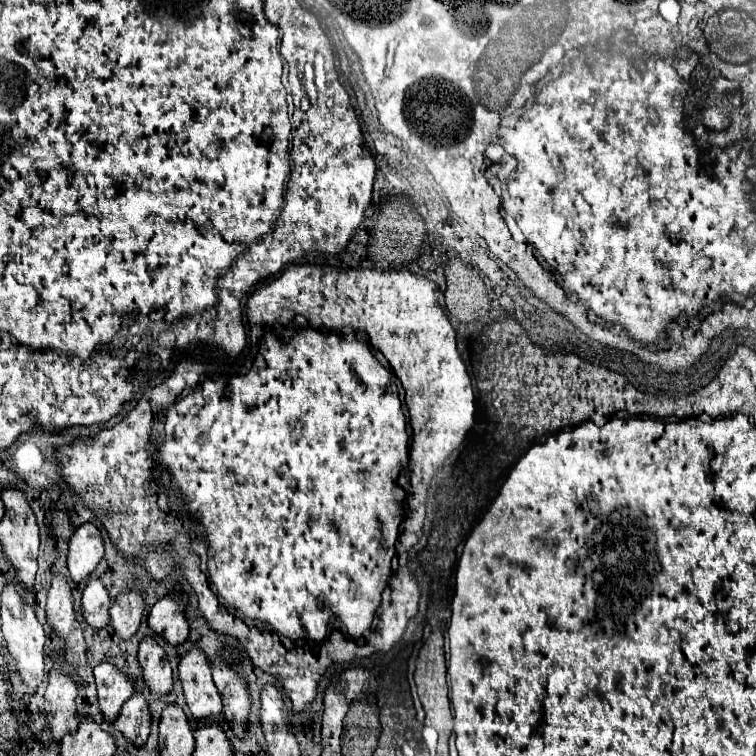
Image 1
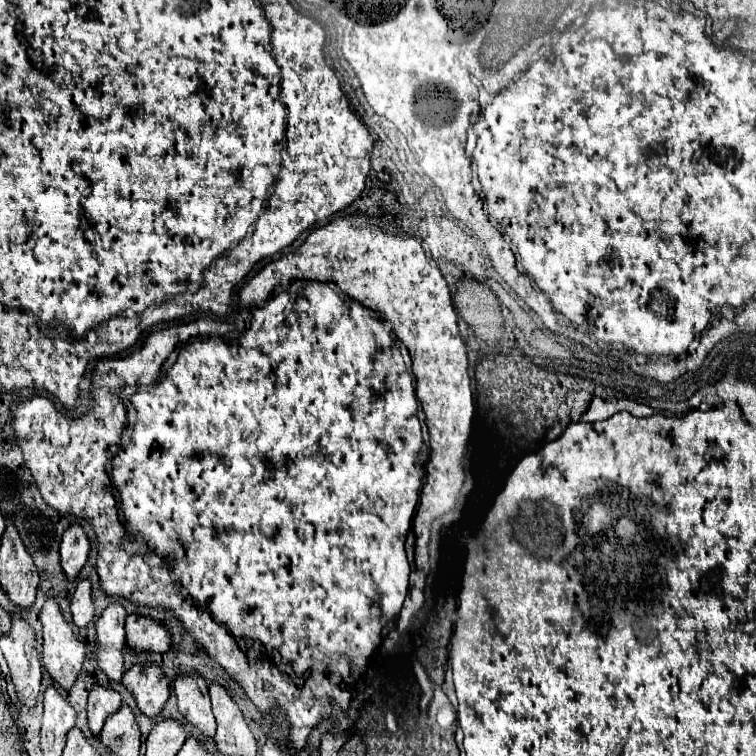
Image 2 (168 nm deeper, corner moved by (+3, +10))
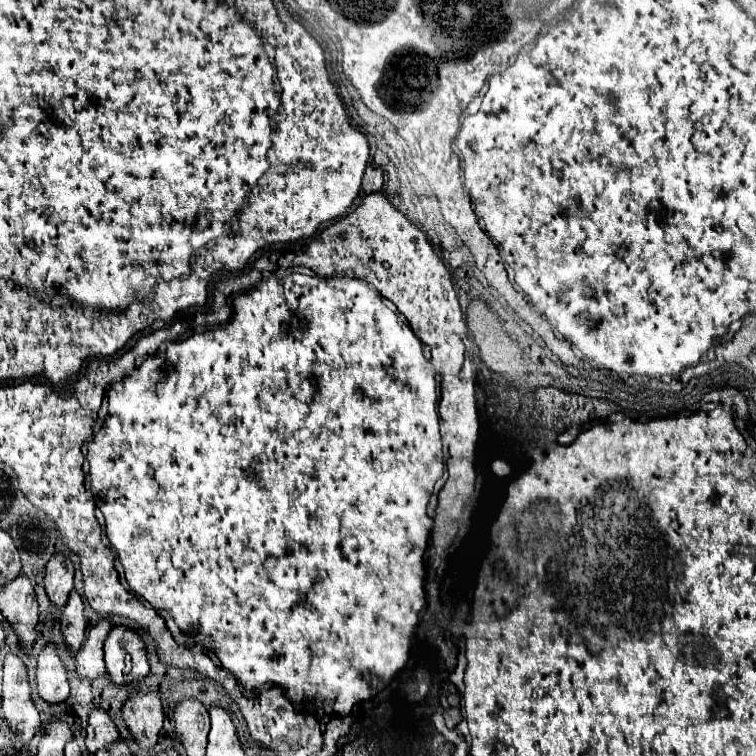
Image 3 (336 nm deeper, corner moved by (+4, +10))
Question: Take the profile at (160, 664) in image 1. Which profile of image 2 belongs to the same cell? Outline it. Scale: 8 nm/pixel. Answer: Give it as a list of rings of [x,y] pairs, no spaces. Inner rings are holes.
[[[134,666],[124,672],[122,684],[134,696],[138,710],[148,718],[156,718],[170,696],[168,680],[158,666]]]

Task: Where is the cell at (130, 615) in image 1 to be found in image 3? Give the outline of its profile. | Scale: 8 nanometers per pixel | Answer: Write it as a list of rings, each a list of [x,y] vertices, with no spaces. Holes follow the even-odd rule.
[[[99,620],[95,626],[91,626],[75,662],[77,662],[77,674],[87,678],[99,678],[105,674],[103,664],[103,642],[107,640],[113,624],[109,620]]]

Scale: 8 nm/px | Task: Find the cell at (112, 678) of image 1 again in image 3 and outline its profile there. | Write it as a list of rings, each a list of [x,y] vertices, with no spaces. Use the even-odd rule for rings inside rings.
[[[95,708],[89,714],[89,726],[87,726],[87,738],[85,738],[87,750],[93,754],[93,752],[97,752],[101,748],[107,748],[117,738],[119,738],[117,726],[111,720],[111,716],[107,714],[107,710]]]

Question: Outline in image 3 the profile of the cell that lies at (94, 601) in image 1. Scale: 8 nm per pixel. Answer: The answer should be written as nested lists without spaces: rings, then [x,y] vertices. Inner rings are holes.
[[[71,590],[71,596],[63,608],[61,614],[61,632],[65,636],[67,646],[77,652],[85,640],[85,630],[87,630],[87,620],[83,614],[83,600],[77,594],[77,590]]]

